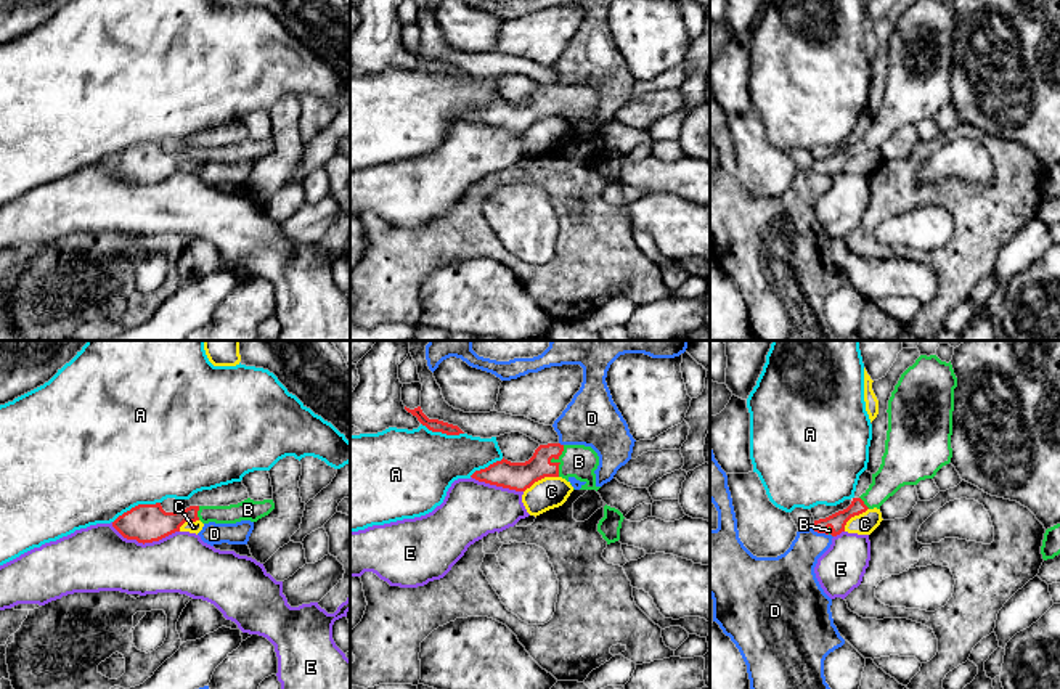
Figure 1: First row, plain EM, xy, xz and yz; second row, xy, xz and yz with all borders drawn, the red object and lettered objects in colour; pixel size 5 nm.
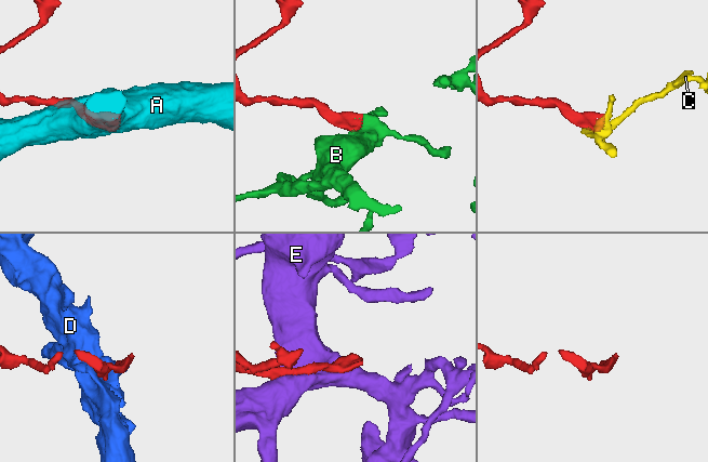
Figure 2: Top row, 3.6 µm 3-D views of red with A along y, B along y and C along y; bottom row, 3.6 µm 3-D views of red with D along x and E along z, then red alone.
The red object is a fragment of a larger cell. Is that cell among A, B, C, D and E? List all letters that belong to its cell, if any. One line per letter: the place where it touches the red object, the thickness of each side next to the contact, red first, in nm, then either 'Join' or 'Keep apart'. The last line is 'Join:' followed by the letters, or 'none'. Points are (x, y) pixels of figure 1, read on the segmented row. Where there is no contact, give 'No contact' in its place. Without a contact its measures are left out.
A: Touches red at xy (135, 506). Thickness 190 nm (red) against 500 nm. Keep apart
B: Touches red at xz (558, 463). Thickness 140 nm (red) against 170 nm. Join
C: Touches red at xz (540, 479). Thickness 140 nm (red) against 160 nm. Keep apart
D: Touches red at yz (819, 532). Thickness 90 nm (red) against 220 nm. Keep apart
E: Touches red at xy (145, 542). Thickness 190 nm (red) against 320 nm. Keep apart
Join: B

